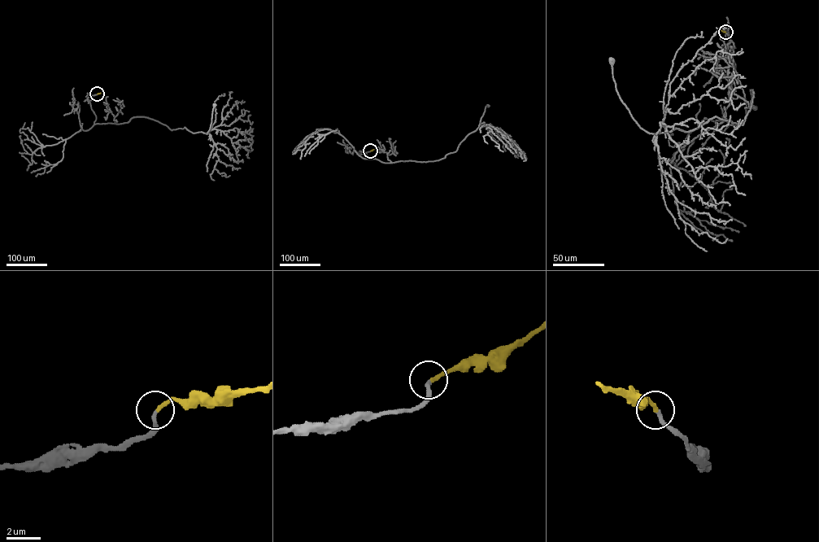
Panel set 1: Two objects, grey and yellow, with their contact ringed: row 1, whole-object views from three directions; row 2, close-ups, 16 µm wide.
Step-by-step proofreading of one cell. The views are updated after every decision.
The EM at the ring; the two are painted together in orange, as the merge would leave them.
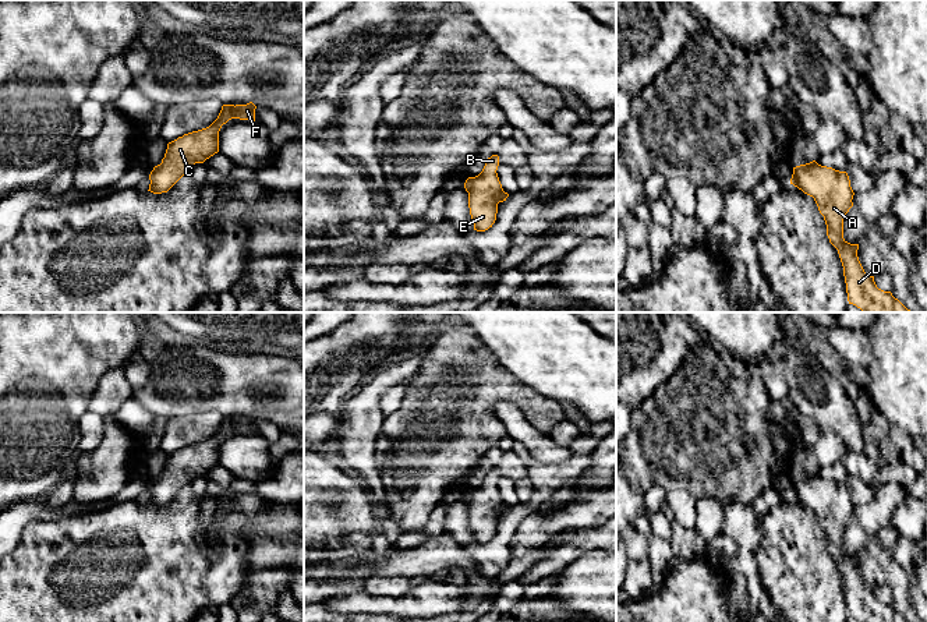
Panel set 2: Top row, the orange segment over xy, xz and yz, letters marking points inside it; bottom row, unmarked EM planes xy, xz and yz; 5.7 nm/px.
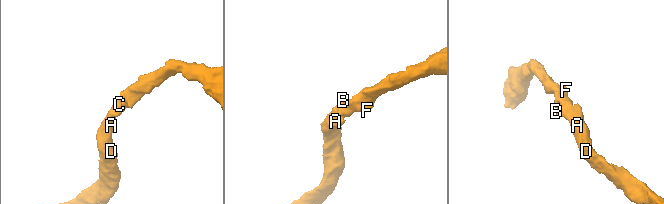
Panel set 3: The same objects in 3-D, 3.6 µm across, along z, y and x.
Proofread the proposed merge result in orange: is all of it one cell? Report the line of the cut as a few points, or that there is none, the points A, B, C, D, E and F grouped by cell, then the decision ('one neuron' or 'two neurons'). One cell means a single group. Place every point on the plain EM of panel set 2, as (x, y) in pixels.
no cut | A B C D E F | one neuron

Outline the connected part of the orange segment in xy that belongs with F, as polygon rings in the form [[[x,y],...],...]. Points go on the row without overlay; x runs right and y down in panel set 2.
[[[223,417],[217,431],[206,441],[192,443],[167,456],[162,476],[149,487],[153,506],[167,505],[195,476],[204,476],[219,464],[219,443],[231,431],[255,434],[256,418]]]

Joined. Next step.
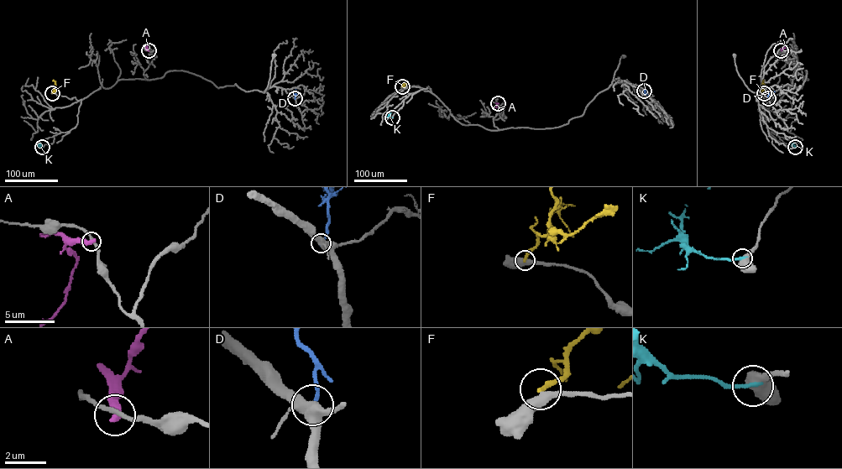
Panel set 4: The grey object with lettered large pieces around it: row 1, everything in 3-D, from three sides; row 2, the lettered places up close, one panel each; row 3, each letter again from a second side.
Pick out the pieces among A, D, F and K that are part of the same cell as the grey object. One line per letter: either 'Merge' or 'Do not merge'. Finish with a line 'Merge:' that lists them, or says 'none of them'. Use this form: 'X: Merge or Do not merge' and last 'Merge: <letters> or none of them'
A: Do not merge
D: Do not merge
F: Do not merge
K: Do not merge
Merge: none of them

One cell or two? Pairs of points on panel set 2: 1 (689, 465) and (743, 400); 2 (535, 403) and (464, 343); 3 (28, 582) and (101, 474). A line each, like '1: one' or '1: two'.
1: one
2: one
3: two

